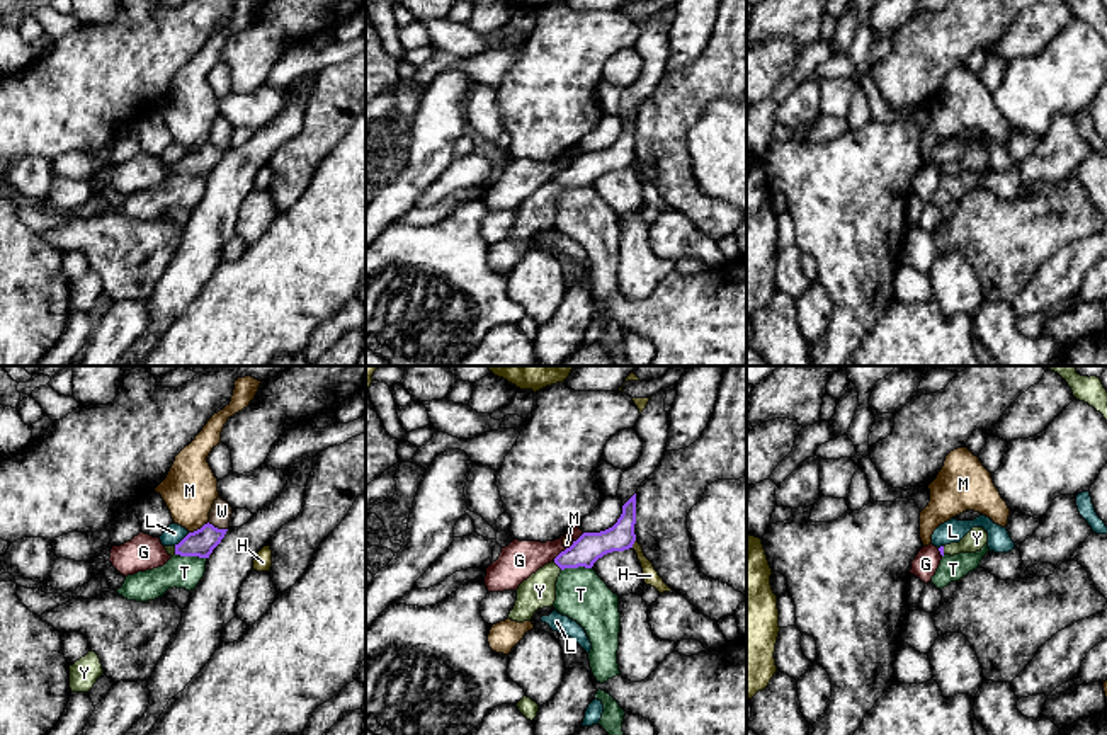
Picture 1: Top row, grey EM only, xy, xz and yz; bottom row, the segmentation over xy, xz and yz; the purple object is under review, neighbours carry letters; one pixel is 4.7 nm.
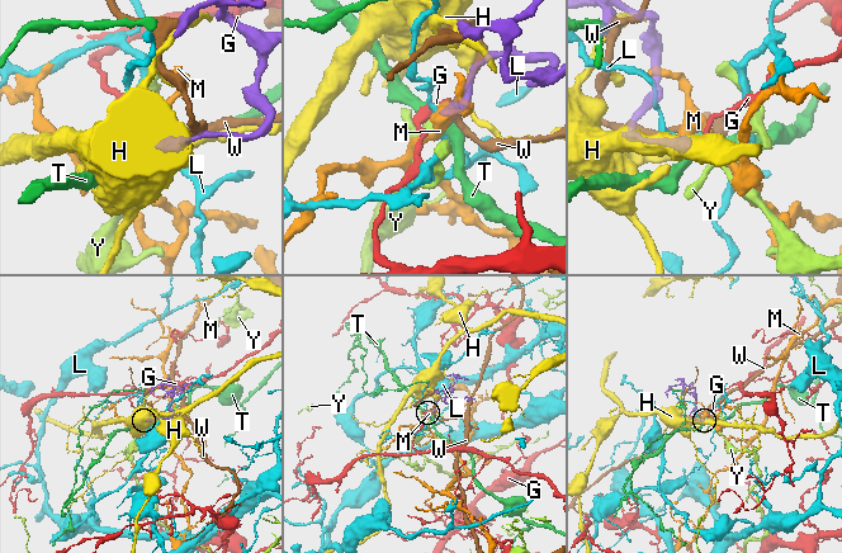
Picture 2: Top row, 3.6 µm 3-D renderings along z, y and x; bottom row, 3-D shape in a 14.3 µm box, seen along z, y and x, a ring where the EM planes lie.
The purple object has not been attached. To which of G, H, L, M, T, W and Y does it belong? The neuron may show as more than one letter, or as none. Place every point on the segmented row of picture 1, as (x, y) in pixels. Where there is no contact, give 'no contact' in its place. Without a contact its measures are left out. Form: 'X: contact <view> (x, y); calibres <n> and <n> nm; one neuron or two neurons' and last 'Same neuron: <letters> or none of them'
G: contact xz (560, 553); calibres 140 and 180 nm; two neurons
H: contact xz (633, 543); calibres 140 and 70 nm; two neurons
L: contact xy (182, 540); calibres 130 and 90 nm; two neurons
M: contact xy (198, 529); calibres 130 and 260 nm; two neurons
T: contact xy (191, 555); calibres 130 and 160 nm; two neurons
W: contact xy (216, 528); calibres 130 and 100 nm; two neurons
Y: contact xz (558, 565); calibres 140 and 160 nm; one neuron
Same neuron: Y

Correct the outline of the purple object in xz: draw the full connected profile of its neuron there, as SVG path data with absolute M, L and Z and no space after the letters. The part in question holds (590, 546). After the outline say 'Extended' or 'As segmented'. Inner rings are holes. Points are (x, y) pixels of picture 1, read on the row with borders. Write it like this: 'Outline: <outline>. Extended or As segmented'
Outline: M636 493L622 505L617 522L600 533L583 533L570 548L561 551L551 563L539 568L517 589L517 601L507 619L531 621L534 612L553 607L556 582L565 568L592 568L607 553L633 548L636 541Z. Extended

